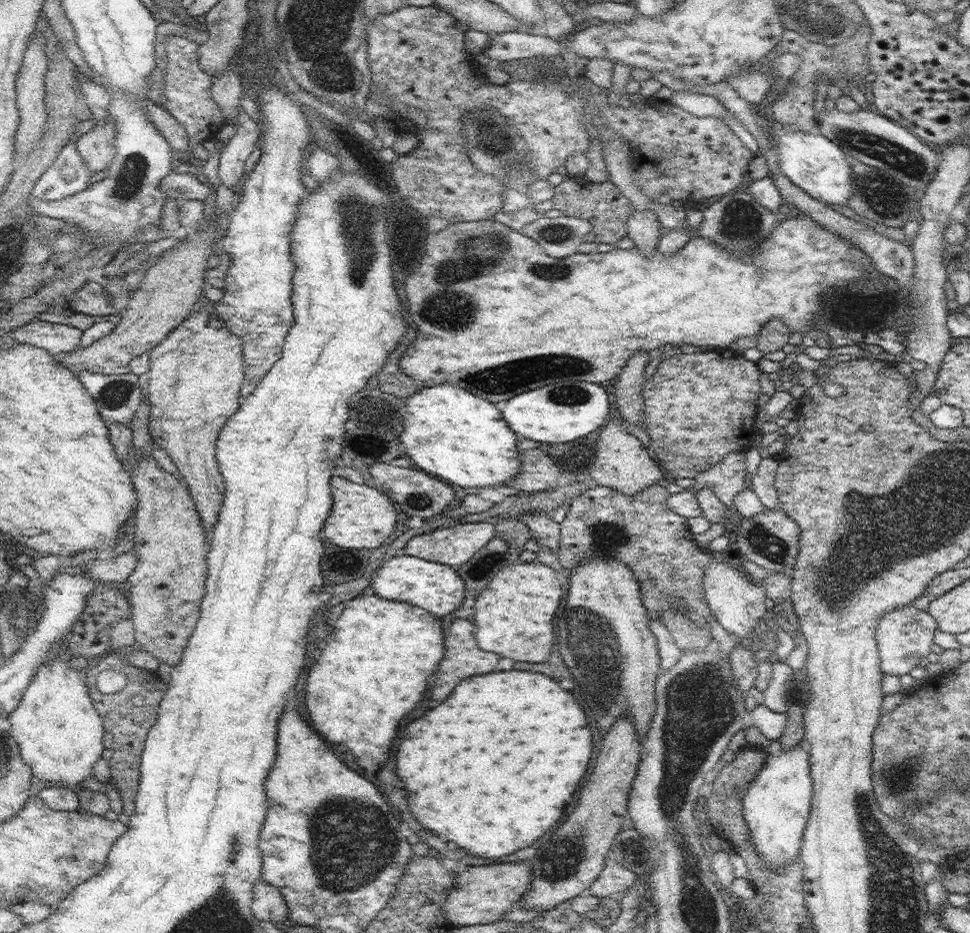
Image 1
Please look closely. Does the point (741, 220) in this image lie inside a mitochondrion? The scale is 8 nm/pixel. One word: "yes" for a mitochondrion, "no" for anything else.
yes

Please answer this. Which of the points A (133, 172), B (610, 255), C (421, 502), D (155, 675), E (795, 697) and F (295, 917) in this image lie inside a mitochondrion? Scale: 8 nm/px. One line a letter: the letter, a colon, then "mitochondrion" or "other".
A: mitochondrion
B: other
C: mitochondrion
D: other
E: other
F: other

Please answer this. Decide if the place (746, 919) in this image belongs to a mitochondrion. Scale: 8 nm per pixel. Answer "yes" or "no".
no

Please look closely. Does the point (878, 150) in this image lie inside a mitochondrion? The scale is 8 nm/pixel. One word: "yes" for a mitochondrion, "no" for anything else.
yes

